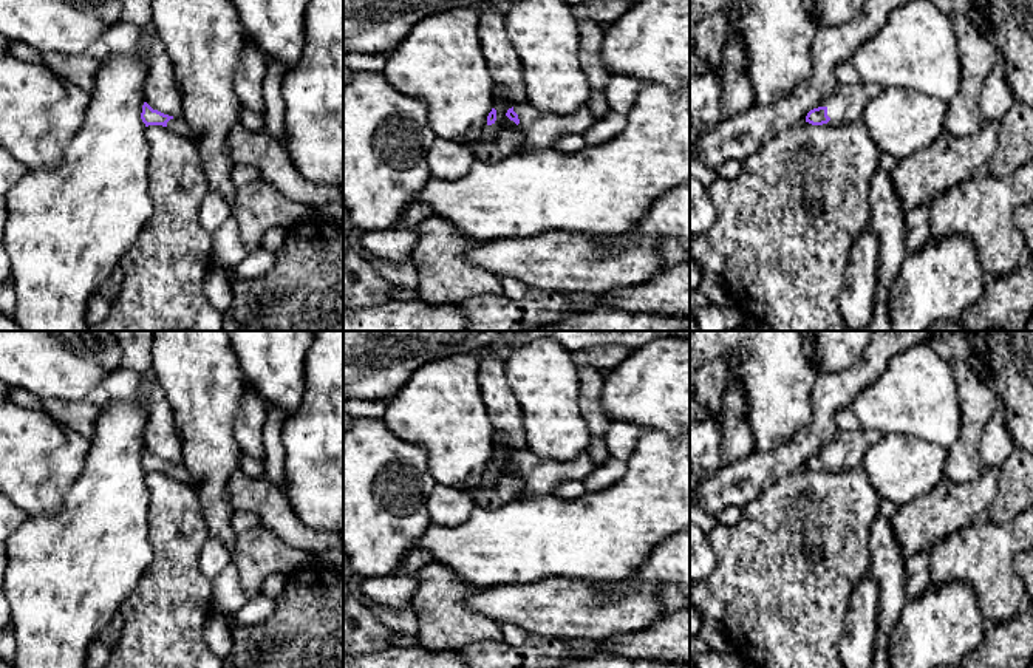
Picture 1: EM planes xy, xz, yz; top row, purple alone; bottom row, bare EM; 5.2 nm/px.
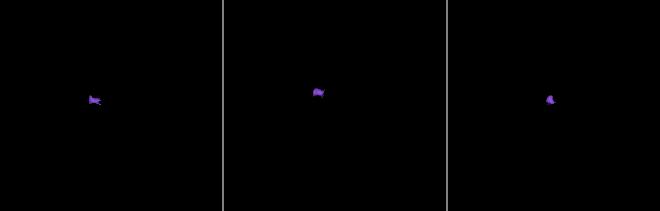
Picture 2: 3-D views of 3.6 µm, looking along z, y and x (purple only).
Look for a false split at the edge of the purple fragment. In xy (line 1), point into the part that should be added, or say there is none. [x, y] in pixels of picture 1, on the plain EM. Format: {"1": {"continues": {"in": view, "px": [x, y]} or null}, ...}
{"1": {"continues": {"in": "xy", "px": [178, 470]}}}

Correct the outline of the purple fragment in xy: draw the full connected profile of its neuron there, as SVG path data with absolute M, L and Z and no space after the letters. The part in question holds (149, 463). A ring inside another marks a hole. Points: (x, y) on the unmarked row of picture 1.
M144 448L141 465L145 470L145 473L148 472L169 473L170 476L178 478L179 481L190 484L193 489L196 489L196 481L189 475L182 459L173 464L158 456L153 456L147 448Z

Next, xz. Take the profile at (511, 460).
M529 448L509 455L506 462L520 473L524 482L524 492L518 499L552 495L557 484L583 481L597 467L588 452L572 461L557 462L538 459Z

